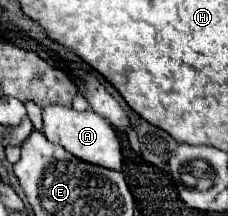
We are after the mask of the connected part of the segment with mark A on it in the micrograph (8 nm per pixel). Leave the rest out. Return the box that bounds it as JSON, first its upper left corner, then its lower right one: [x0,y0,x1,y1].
[42,103,122,169]

